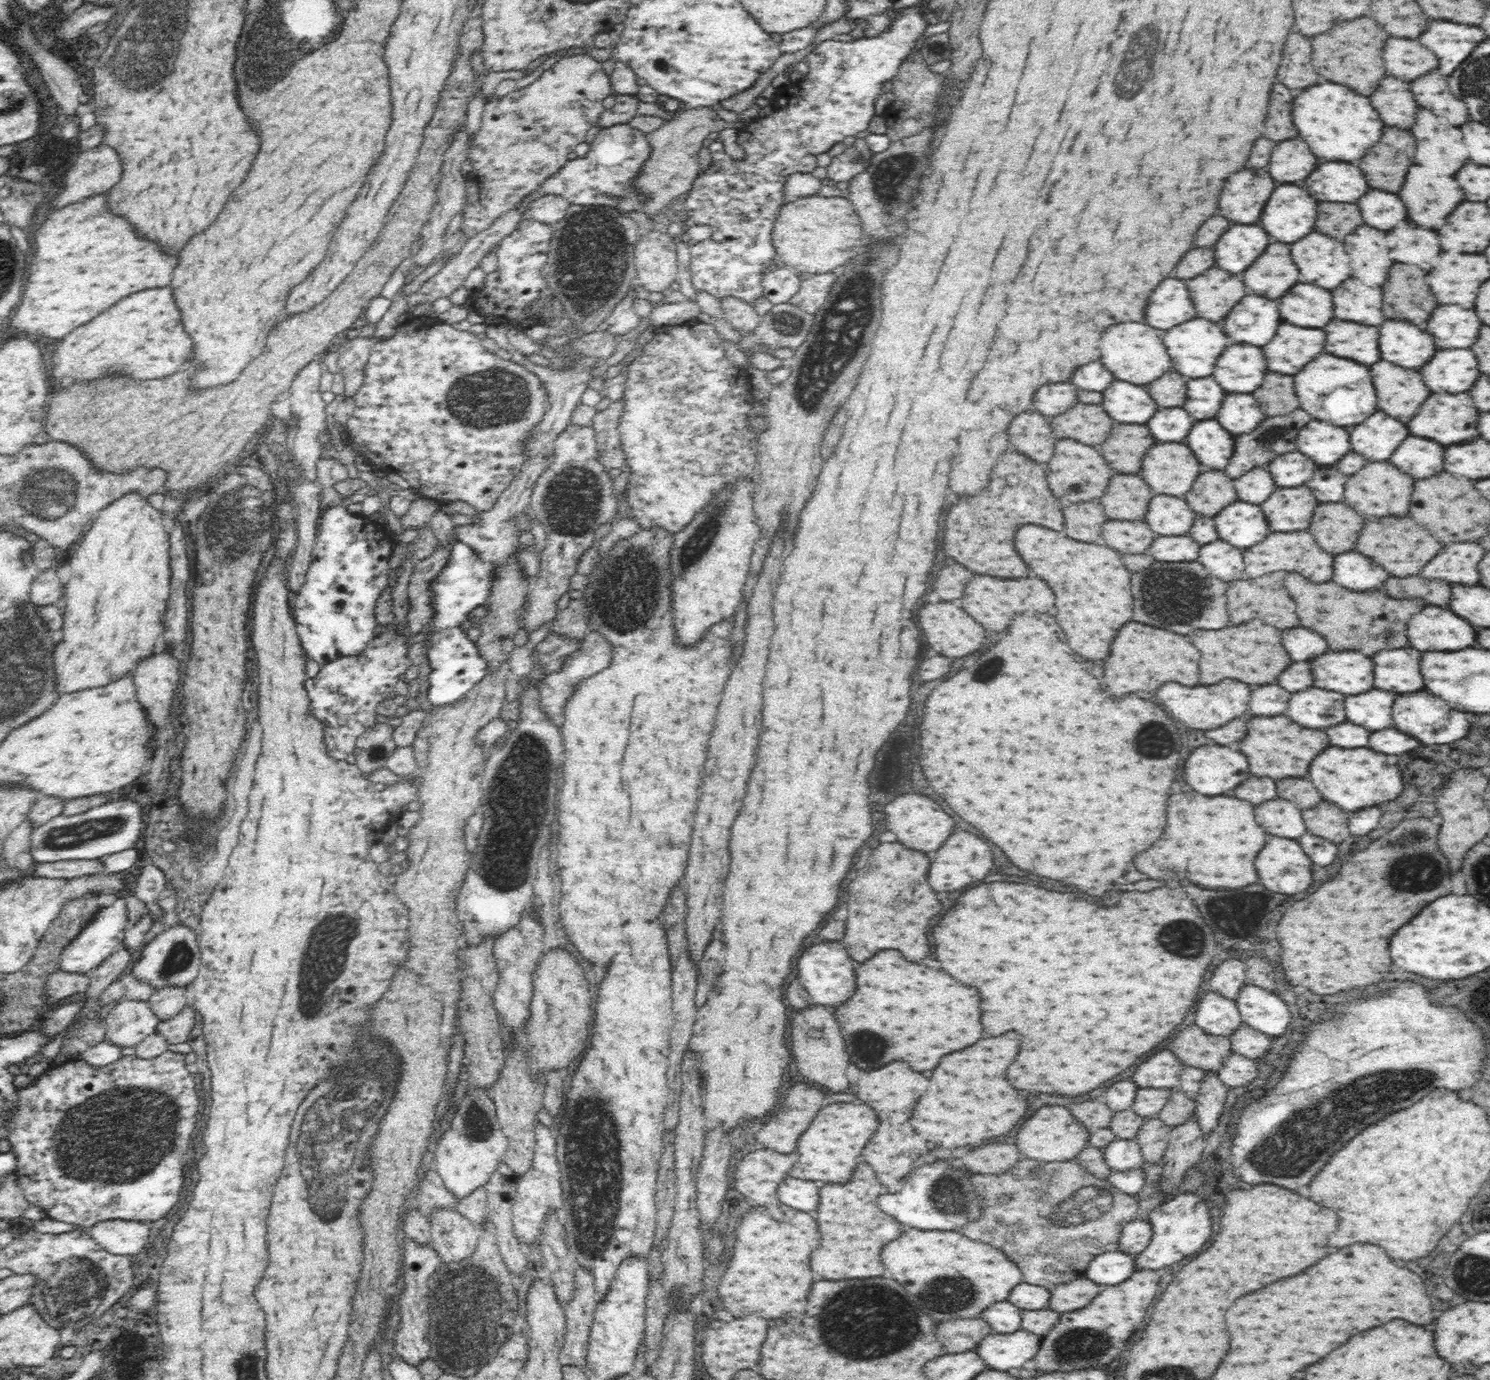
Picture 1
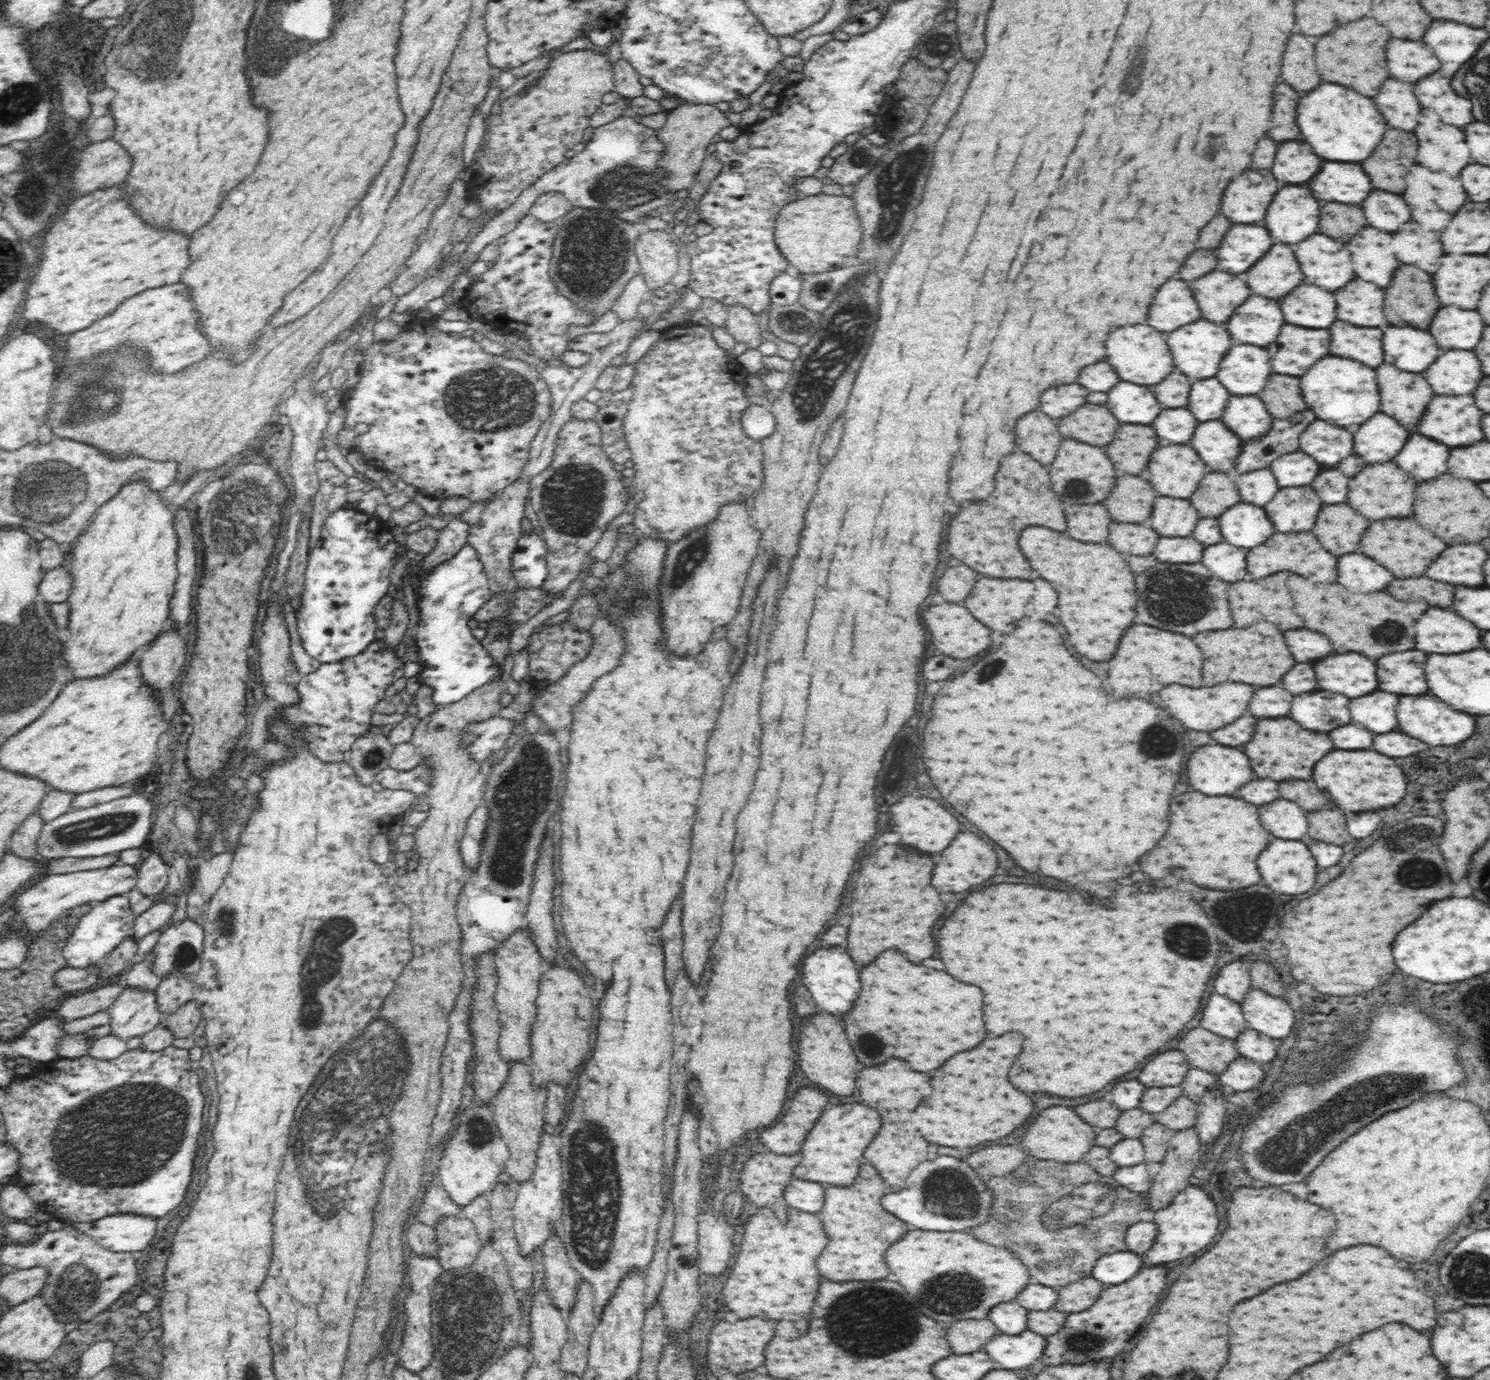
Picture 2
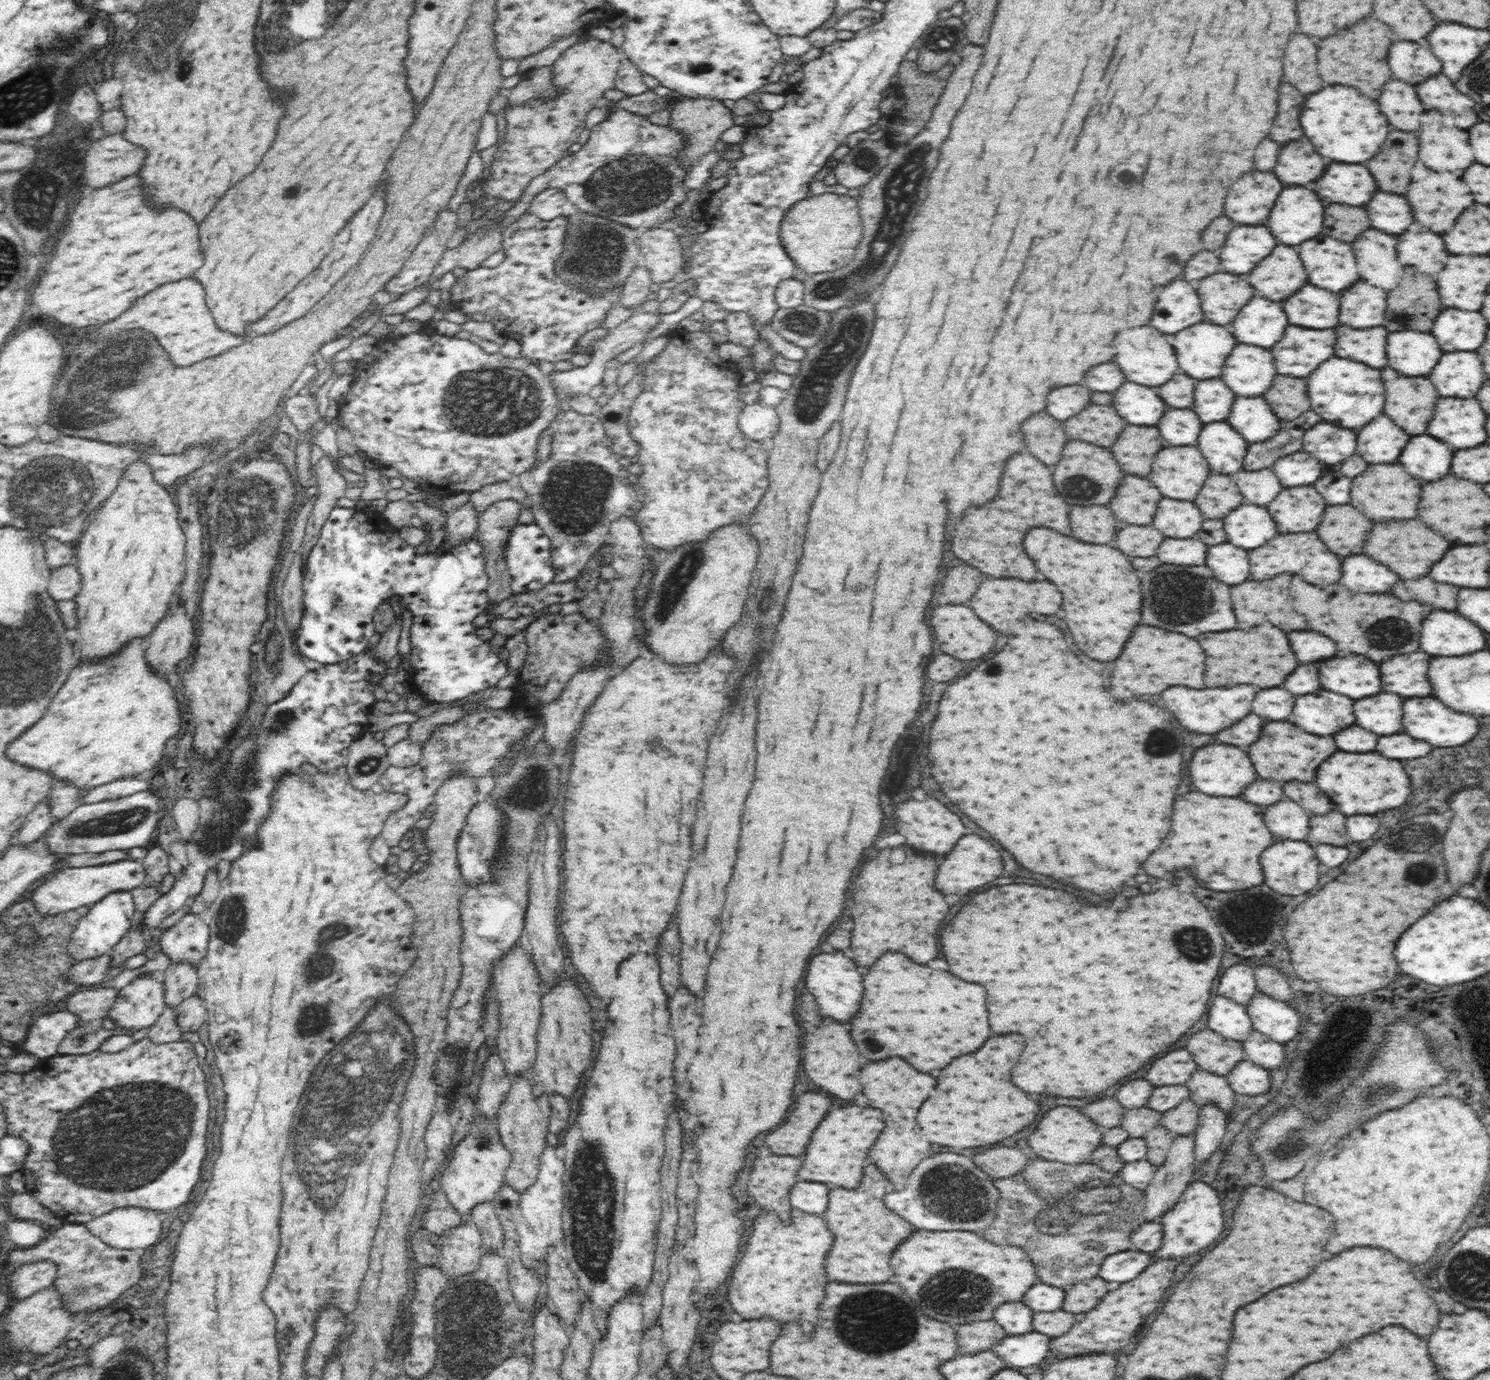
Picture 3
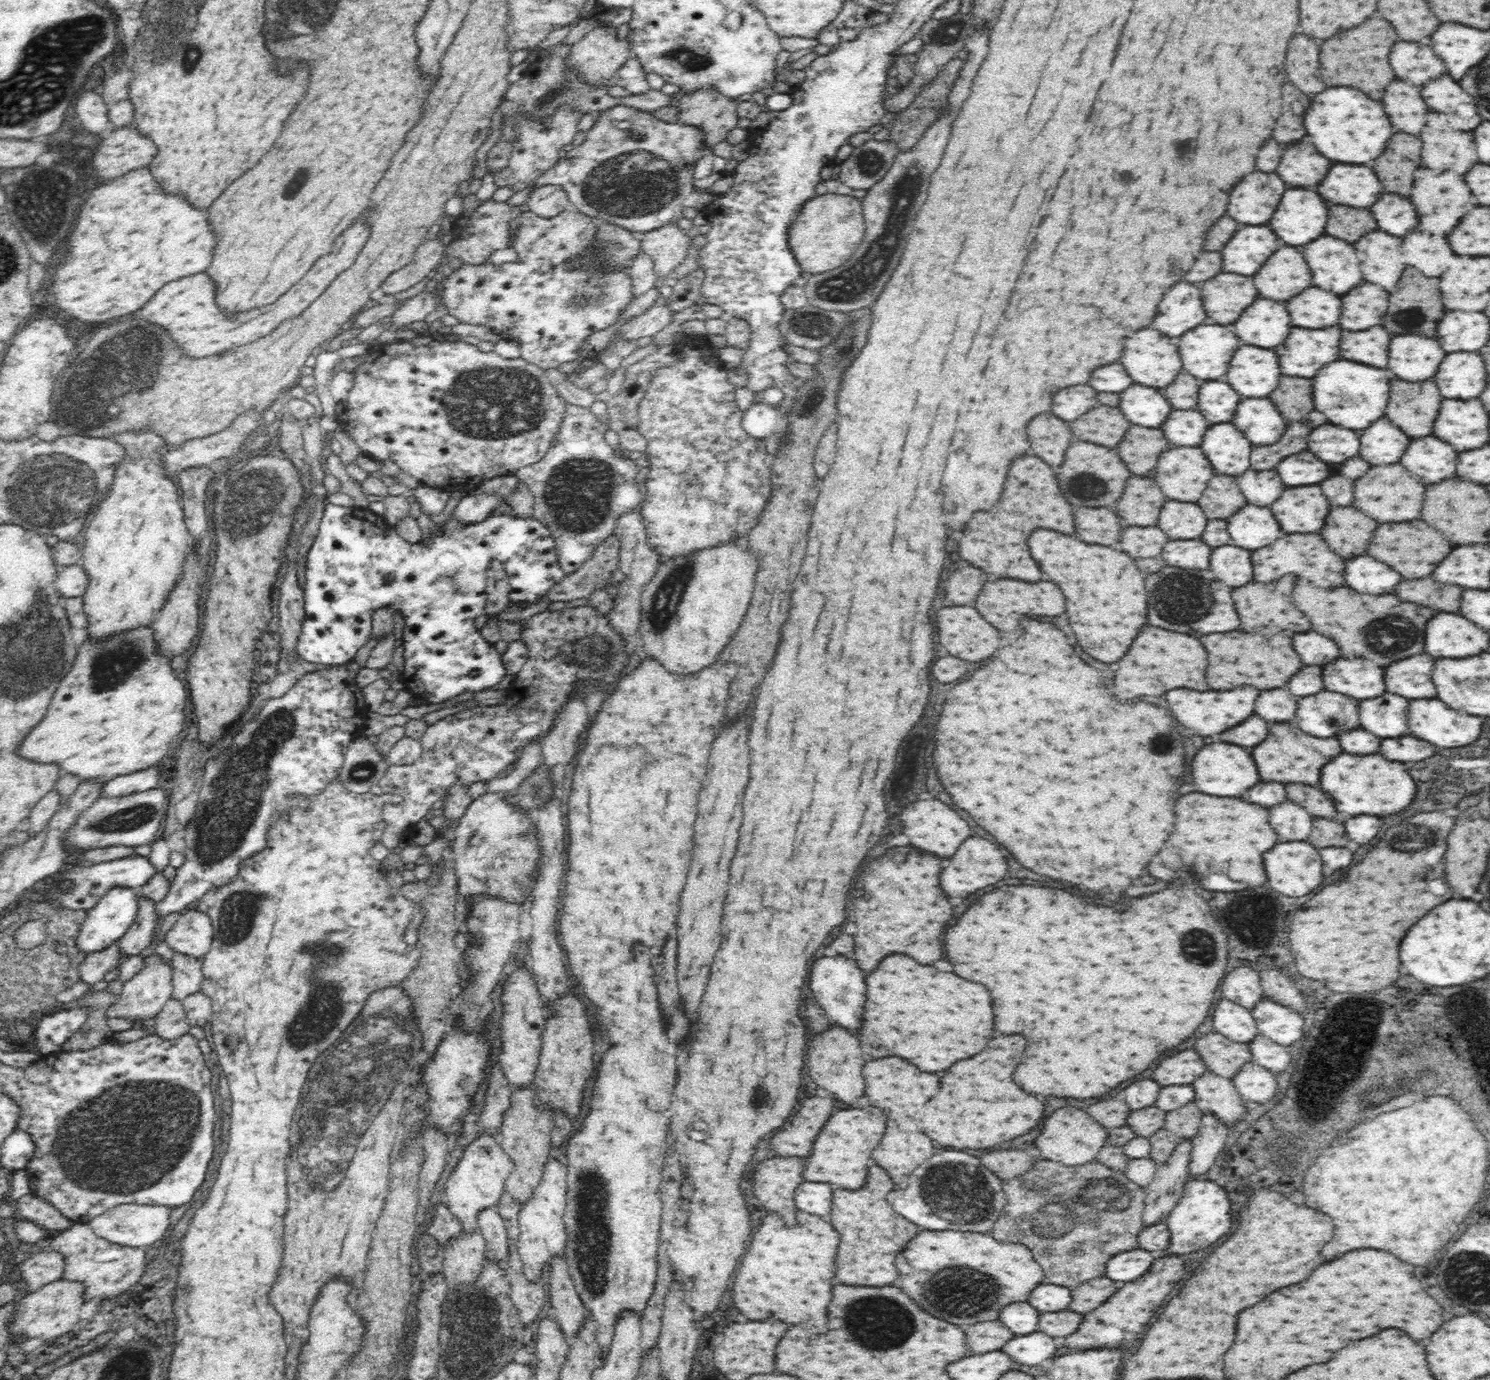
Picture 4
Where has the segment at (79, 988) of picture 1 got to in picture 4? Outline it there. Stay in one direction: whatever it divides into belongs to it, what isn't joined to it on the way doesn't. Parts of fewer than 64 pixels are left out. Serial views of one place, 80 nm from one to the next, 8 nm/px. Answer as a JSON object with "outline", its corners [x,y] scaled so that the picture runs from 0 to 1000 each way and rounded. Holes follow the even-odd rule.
{"outline":[[[79,683],[74,684],[68,690],[58,692],[56,698],[53,699],[53,710],[59,713],[64,714],[69,710],[70,707],[78,701],[82,691]]]}

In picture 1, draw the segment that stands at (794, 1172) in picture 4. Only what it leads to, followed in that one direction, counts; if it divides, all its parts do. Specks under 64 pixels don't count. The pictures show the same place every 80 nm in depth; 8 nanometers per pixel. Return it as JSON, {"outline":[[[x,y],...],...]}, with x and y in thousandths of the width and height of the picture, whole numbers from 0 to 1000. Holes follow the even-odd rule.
{"outline":[[[506,833],[503,836],[501,836],[495,845],[491,845],[491,855],[494,862],[496,862],[499,867],[505,867],[511,871],[512,873],[520,872],[522,875],[526,875],[521,868],[521,861],[527,854],[528,849],[533,845],[534,842],[534,835],[533,836],[522,836],[519,833]]]}

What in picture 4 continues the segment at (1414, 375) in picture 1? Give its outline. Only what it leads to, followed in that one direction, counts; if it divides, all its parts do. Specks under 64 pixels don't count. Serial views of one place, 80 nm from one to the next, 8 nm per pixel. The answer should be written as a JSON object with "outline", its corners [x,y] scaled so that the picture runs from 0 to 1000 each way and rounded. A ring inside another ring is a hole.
{"outline":[[[934,274],[933,278],[934,281],[930,301],[948,317],[960,316],[968,293],[964,278],[958,275],[953,278],[942,278],[942,275],[937,274]]]}

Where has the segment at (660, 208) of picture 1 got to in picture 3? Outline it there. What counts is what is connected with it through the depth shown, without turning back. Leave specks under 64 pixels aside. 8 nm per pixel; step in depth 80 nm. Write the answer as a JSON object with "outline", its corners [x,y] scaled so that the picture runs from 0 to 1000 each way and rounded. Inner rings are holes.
{"outline":[[[462,71],[453,75],[450,78],[450,87],[448,91],[457,96],[458,108],[454,113],[454,119],[457,122],[463,122],[472,114],[472,112],[479,108],[485,96],[493,91],[493,83],[485,76],[485,73],[477,72],[476,71]]]}

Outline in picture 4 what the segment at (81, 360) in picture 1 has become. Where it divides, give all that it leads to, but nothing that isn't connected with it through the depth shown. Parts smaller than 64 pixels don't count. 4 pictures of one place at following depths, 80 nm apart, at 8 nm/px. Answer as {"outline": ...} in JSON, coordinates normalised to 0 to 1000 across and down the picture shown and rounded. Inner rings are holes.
{"outline":[[[239,159],[239,162],[236,162],[236,165],[231,167],[226,172],[223,186],[221,184],[216,186],[200,206],[197,206],[191,214],[188,214],[187,219],[177,222],[177,223],[172,223],[165,228],[161,228],[158,230],[152,230],[146,225],[146,222],[144,220],[145,207],[138,199],[132,199],[132,200],[118,203],[115,206],[110,206],[110,209],[107,209],[107,212],[105,212],[103,217],[101,217],[95,225],[91,225],[89,228],[89,230],[99,232],[99,233],[110,238],[118,246],[118,249],[121,249],[122,255],[128,259],[137,259],[137,258],[148,257],[153,252],[158,252],[158,251],[162,251],[165,248],[174,245],[174,243],[179,243],[180,241],[185,239],[189,232],[200,229],[203,225],[205,225],[209,220],[209,217],[212,217],[220,209],[220,206],[223,203],[226,203],[226,200],[228,200],[228,197],[231,197],[238,192],[240,181],[243,180],[244,175],[247,175],[247,171],[248,171],[247,162],[244,159]]]}

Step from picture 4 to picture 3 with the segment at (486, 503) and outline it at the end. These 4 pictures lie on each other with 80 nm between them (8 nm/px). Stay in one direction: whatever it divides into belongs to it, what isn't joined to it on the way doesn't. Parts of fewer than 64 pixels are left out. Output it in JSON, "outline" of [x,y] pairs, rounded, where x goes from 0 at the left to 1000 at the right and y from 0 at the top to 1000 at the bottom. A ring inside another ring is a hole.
{"outline":[[[315,363],[300,372],[299,389],[295,397],[301,399],[301,397],[309,396],[309,394],[311,394],[311,391],[317,390],[320,383],[321,372],[318,370],[318,366]]]}

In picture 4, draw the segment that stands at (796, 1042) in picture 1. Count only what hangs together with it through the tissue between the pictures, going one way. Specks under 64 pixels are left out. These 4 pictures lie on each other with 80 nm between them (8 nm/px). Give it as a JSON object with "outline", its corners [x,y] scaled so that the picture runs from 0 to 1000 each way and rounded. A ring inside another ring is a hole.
{"outline":[[[558,743],[555,747],[548,749],[546,751],[541,765],[542,765],[541,772],[542,772],[545,783],[550,788],[560,793],[560,796],[562,796],[568,800],[573,800],[580,793],[580,783],[577,780],[577,775],[580,772],[579,761],[577,761],[577,755],[574,754],[574,751],[572,751],[569,746],[566,746],[564,743]],[[572,755],[573,755],[573,761],[570,761]],[[566,761],[569,761],[569,762],[566,762]]]}

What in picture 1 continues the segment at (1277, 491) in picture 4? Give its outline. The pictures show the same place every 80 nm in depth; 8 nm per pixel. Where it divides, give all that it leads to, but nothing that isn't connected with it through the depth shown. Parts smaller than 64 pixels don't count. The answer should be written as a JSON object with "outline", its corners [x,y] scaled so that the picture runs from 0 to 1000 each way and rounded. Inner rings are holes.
{"outline":[[[844,338],[836,342],[832,346],[828,348],[829,356],[832,362],[839,365],[847,365],[854,355],[858,354],[850,339]]]}

